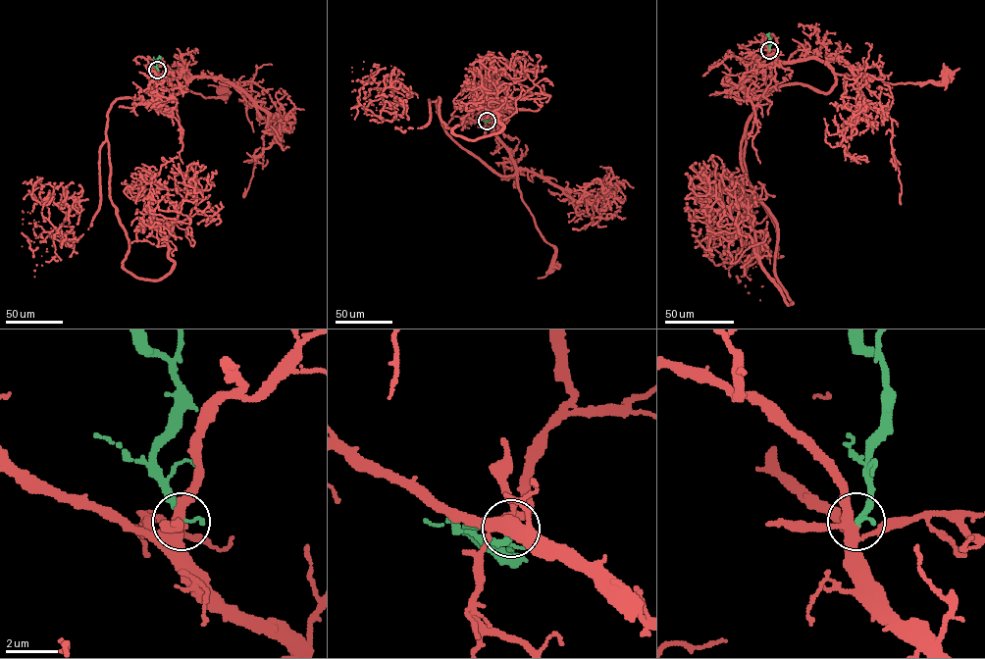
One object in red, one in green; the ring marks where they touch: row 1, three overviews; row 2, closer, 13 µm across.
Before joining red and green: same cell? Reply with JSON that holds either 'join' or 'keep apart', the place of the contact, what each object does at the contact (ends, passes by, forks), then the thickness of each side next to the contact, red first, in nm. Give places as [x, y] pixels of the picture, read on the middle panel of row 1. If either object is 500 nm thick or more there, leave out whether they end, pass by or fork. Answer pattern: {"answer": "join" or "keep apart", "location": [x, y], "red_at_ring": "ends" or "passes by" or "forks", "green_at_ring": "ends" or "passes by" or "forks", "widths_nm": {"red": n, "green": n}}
{"answer": "join", "location": [487, 121], "red_at_ring": "forks", "green_at_ring": "ends", "widths_nm": {"red": 380, "green": 280}}

